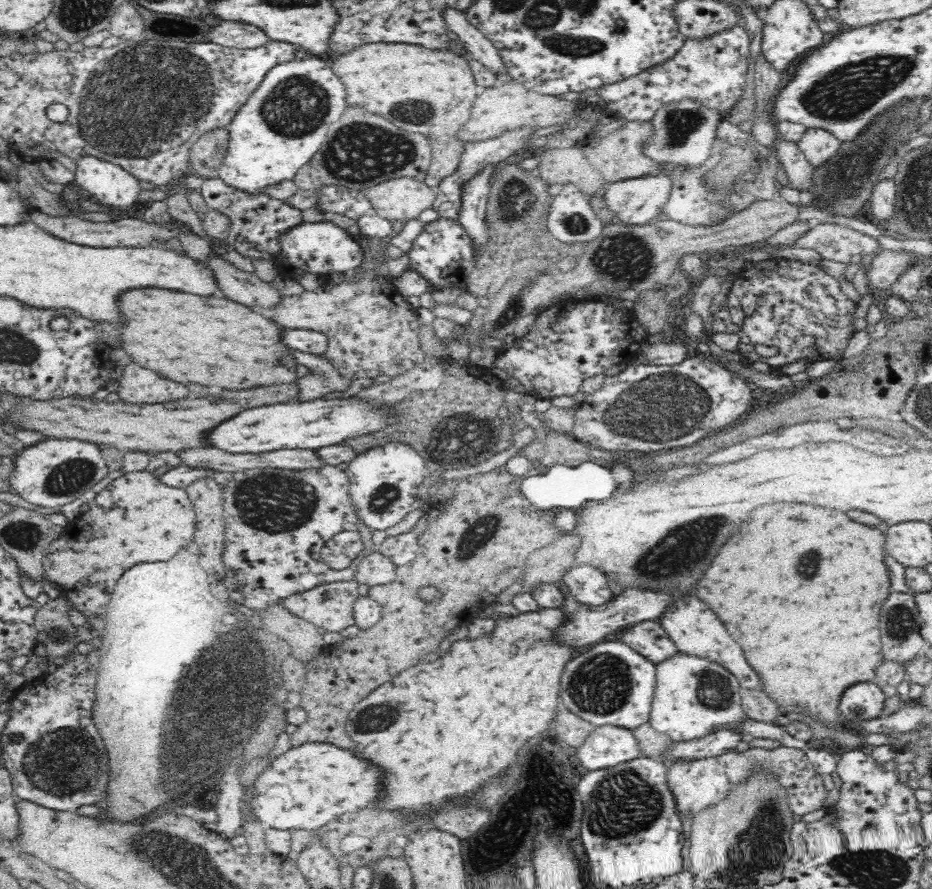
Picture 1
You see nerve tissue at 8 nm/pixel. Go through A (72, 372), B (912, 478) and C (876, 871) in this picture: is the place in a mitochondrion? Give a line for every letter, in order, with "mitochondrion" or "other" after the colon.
A: other
B: other
C: mitochondrion

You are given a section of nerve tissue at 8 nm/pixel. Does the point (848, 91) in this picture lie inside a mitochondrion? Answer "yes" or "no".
yes

